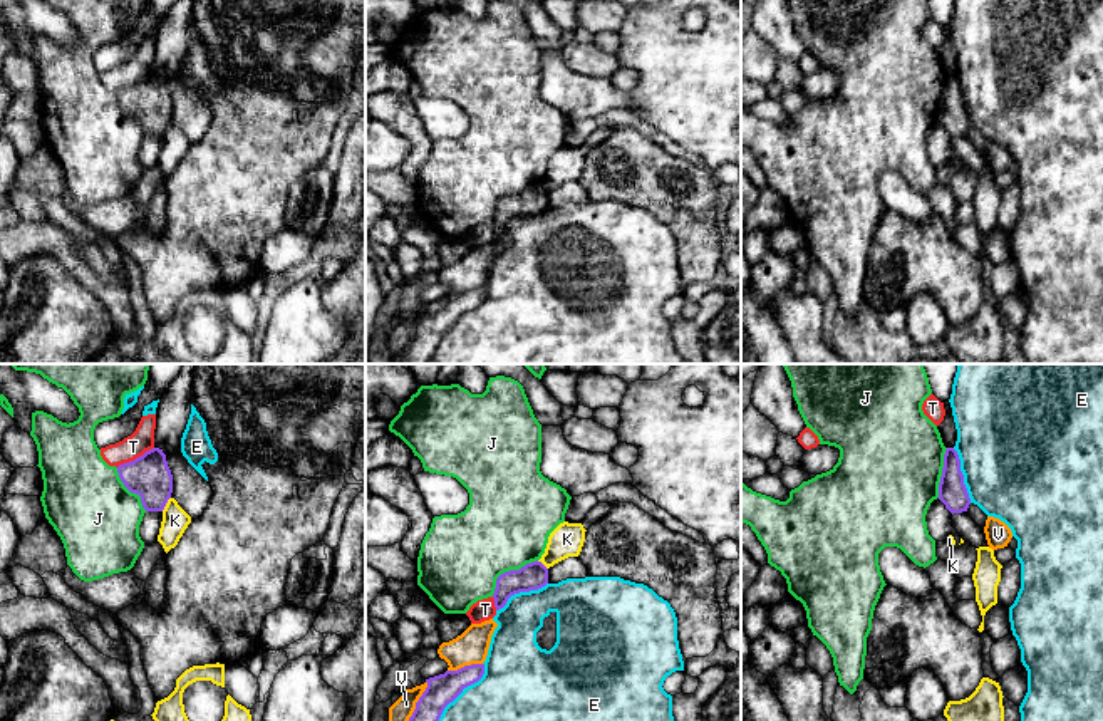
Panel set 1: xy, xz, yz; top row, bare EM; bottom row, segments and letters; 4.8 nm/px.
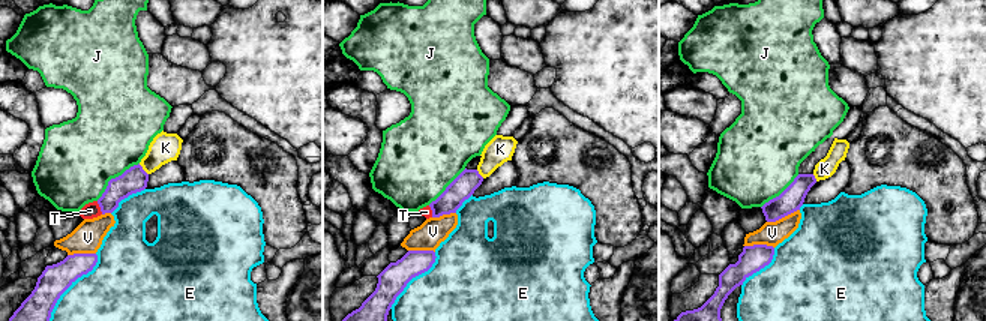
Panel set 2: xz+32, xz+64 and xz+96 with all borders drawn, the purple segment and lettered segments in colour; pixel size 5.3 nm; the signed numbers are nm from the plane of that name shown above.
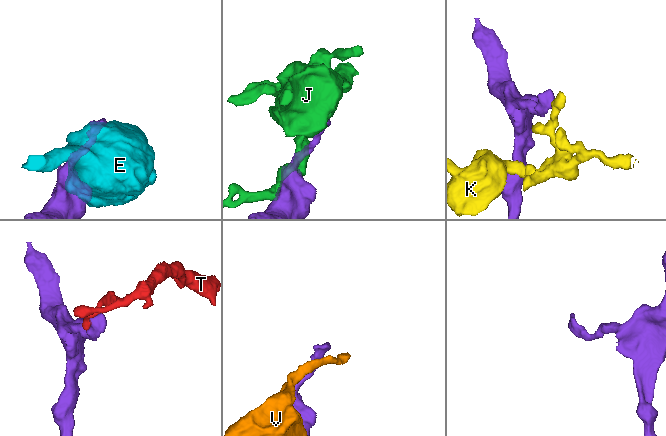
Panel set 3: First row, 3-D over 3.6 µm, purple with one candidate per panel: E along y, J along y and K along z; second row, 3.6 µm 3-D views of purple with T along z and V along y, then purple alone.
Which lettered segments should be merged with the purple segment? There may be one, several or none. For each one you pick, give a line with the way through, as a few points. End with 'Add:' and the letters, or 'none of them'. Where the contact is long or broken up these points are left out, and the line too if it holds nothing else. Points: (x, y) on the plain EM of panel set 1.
Add: none of them

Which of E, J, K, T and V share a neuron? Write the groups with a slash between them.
E / J / K / T / V

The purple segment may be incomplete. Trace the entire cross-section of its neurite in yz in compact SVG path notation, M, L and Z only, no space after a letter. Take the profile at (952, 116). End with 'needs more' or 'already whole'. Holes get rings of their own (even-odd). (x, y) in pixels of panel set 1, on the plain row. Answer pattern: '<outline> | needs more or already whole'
M947 72L944 79L939 124L952 139L967 136L971 129L971 122L964 109L964 99L961 96L961 84L954 72Z | already whole

